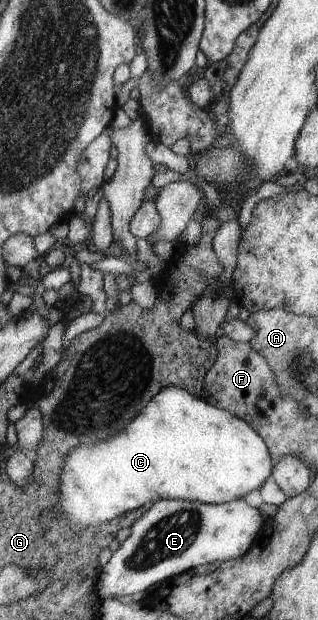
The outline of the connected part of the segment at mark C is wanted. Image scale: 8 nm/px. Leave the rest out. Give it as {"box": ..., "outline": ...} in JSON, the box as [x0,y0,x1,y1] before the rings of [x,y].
{"box":[56,386,274,525],"outline":[[[168,386],[160,389],[160,392],[152,397],[151,401],[138,413],[138,417],[128,423],[128,429],[120,431],[120,435],[116,435],[112,439],[106,439],[106,441],[100,441],[96,445],[80,445],[78,449],[72,449],[68,453],[68,459],[64,463],[64,469],[62,469],[64,473],[62,473],[62,479],[60,479],[62,483],[60,483],[60,499],[58,499],[60,507],[56,509],[56,513],[68,517],[68,521],[72,521],[72,525],[100,525],[100,523],[110,521],[110,519],[126,513],[126,511],[139,508],[146,501],[157,501],[160,497],[174,500],[196,501],[202,504],[228,503],[233,498],[240,499],[240,497],[244,497],[250,491],[258,489],[271,476],[273,467],[274,462],[271,460],[266,443],[246,422],[237,418],[234,414],[228,413],[227,410],[209,405],[202,398],[188,393],[186,389]]]}

